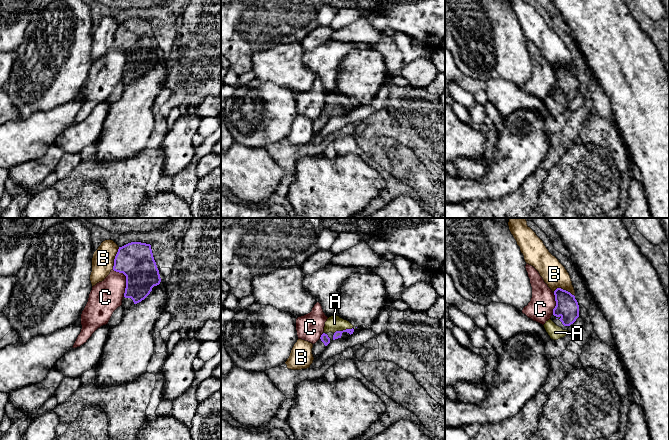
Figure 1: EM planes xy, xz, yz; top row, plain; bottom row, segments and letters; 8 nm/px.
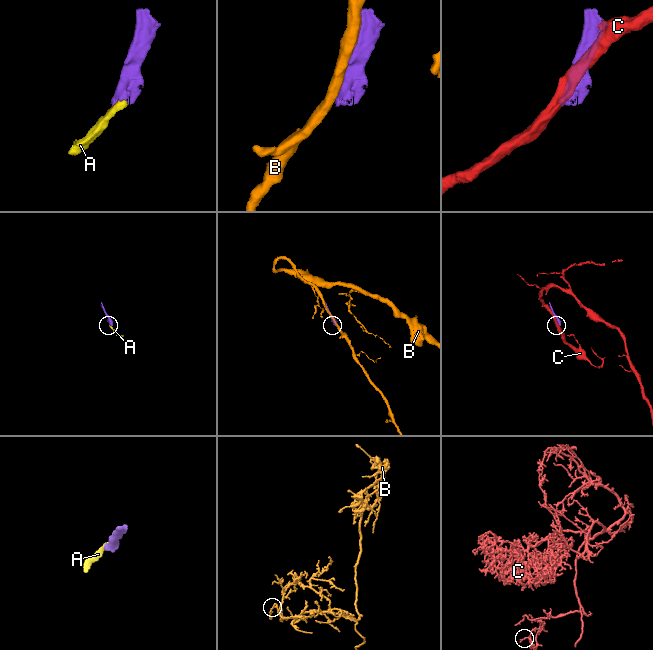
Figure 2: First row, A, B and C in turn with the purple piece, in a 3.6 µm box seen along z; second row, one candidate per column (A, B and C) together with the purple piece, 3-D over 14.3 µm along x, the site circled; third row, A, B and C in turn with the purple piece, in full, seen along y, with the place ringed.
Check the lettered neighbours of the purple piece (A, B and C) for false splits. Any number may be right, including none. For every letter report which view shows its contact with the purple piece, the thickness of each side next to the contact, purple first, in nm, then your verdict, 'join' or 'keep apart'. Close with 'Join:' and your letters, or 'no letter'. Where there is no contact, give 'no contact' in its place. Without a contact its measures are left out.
A: meets purple in xz; 60 nm thick on the purple side, 130 nm on the other; join
B: meets purple in yz; 180 nm thick on the purple side, 200 nm on the other; keep apart
C: meets purple in xy; 300 nm thick on the purple side, 260 nm on the other; keep apart
Join: A

